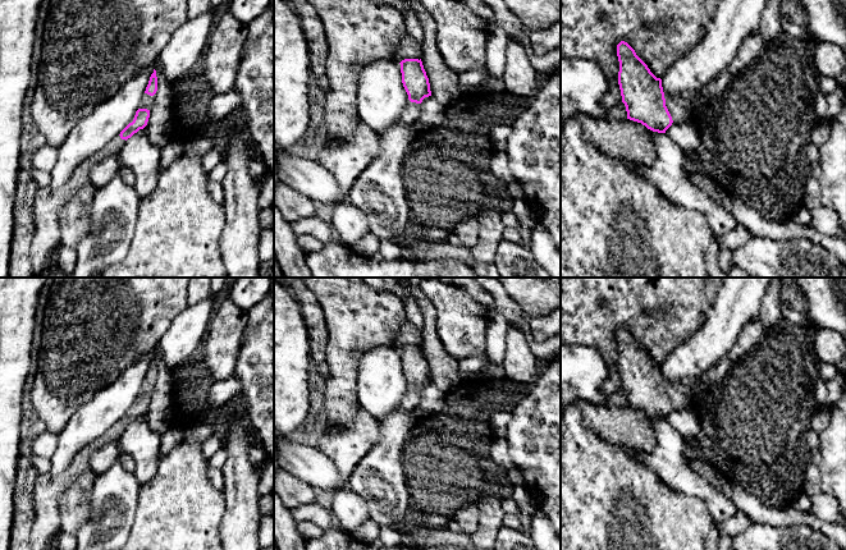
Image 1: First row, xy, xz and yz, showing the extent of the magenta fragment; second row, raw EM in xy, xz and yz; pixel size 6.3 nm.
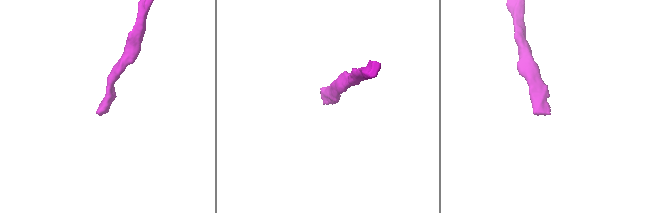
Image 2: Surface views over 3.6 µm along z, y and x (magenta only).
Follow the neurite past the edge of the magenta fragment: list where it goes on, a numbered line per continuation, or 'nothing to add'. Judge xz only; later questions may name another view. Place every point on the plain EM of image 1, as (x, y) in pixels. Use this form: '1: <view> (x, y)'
1: xz (410, 402)

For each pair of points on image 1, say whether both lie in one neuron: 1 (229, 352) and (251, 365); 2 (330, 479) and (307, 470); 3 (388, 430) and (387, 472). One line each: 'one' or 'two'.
1: two
2: one
3: one

